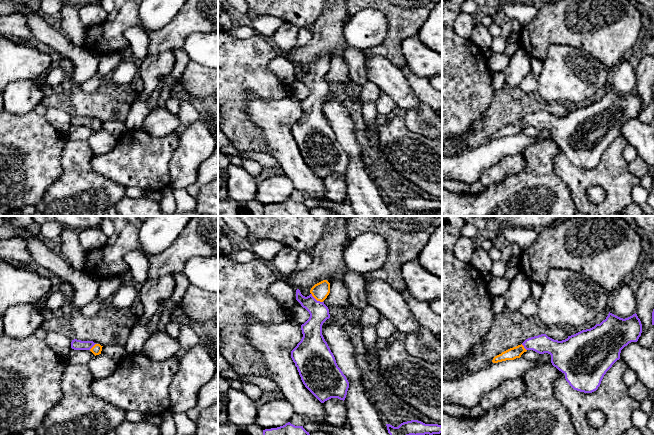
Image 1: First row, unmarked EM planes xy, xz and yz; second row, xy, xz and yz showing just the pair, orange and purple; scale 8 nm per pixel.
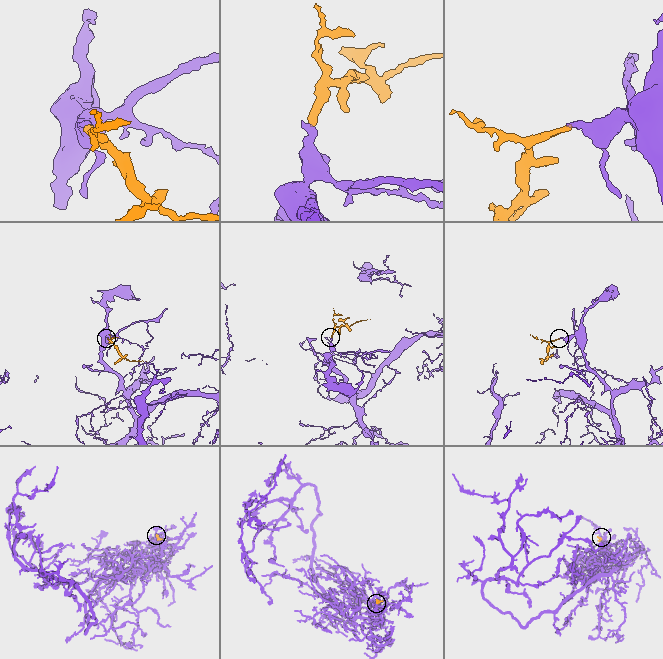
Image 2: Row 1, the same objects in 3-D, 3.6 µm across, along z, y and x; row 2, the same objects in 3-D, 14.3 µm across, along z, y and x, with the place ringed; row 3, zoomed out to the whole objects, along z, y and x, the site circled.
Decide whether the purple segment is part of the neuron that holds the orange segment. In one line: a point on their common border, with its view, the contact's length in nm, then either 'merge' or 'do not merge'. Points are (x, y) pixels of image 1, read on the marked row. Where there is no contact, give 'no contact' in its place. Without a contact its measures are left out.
xz (316, 299) | 120 nm | merge

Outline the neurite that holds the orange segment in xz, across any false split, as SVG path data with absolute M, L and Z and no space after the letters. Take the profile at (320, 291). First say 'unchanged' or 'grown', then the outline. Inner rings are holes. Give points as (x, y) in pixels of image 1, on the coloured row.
grown | M323 280L315 284L310 293L309 296L305 297L299 289L296 290L296 300L309 312L310 317L301 325L303 337L291 351L291 358L297 367L303 384L321 403L331 398L338 398L344 401L349 382L338 367L335 357L322 335L322 325L330 318L329 309L323 302L330 293L330 283L327 280Z

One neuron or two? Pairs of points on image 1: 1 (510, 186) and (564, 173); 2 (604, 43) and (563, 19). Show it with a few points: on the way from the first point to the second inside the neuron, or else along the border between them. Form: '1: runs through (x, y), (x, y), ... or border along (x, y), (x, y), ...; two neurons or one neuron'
1: border along (559, 152), (554, 158), (554, 172), (570, 194); two neurons
2: runs through (594, 33), (580, 19), (573, 19); one neuron

